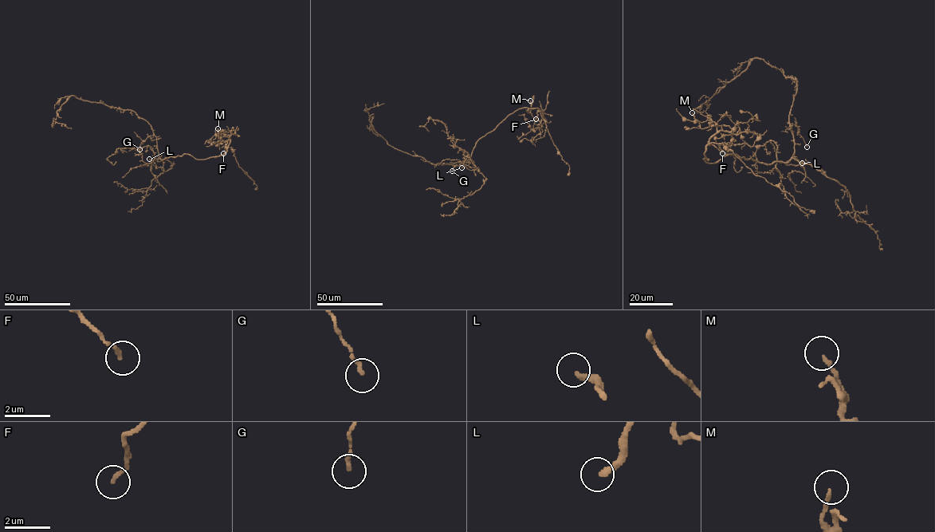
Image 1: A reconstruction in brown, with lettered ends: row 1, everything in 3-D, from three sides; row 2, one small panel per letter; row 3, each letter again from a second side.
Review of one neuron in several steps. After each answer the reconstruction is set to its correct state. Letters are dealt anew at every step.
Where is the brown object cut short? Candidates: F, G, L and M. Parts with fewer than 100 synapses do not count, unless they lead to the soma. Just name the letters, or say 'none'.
L

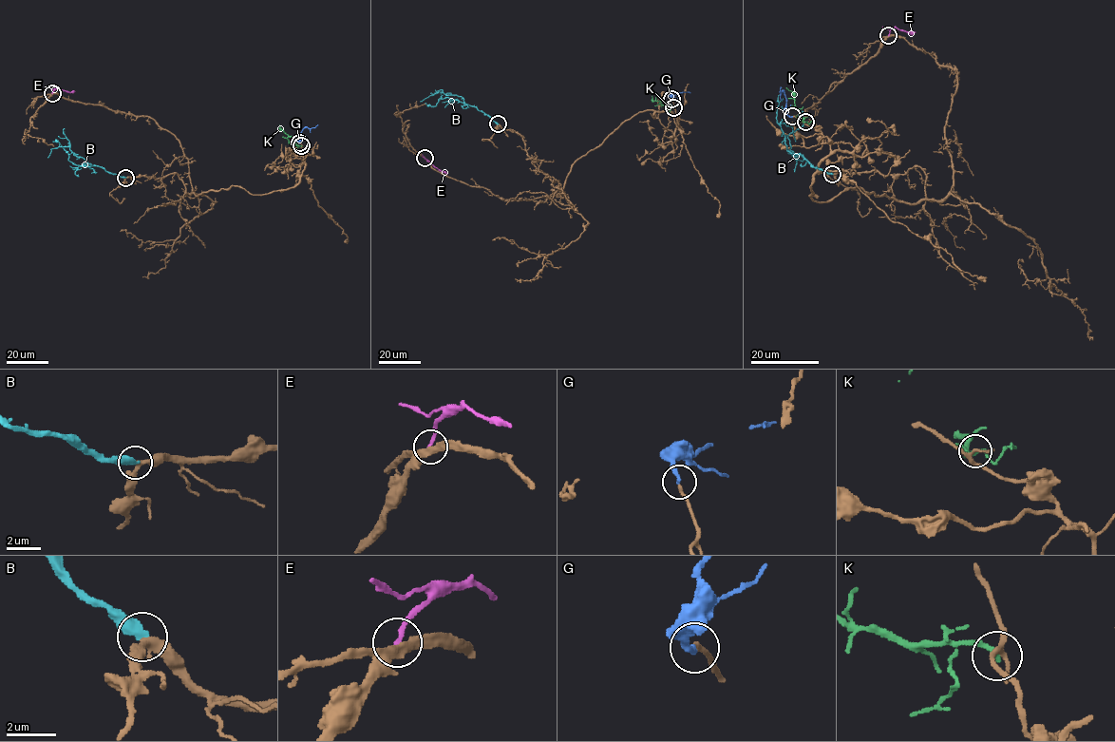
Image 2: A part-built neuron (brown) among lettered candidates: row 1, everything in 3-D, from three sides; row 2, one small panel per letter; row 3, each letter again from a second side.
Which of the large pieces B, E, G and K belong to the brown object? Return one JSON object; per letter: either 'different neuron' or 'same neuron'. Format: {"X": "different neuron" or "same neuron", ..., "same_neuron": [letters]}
{"B": "same neuron", "E": "different neuron", "G": "same neuron", "K": "different neuron", "same_neuron": ["B", "G"]}

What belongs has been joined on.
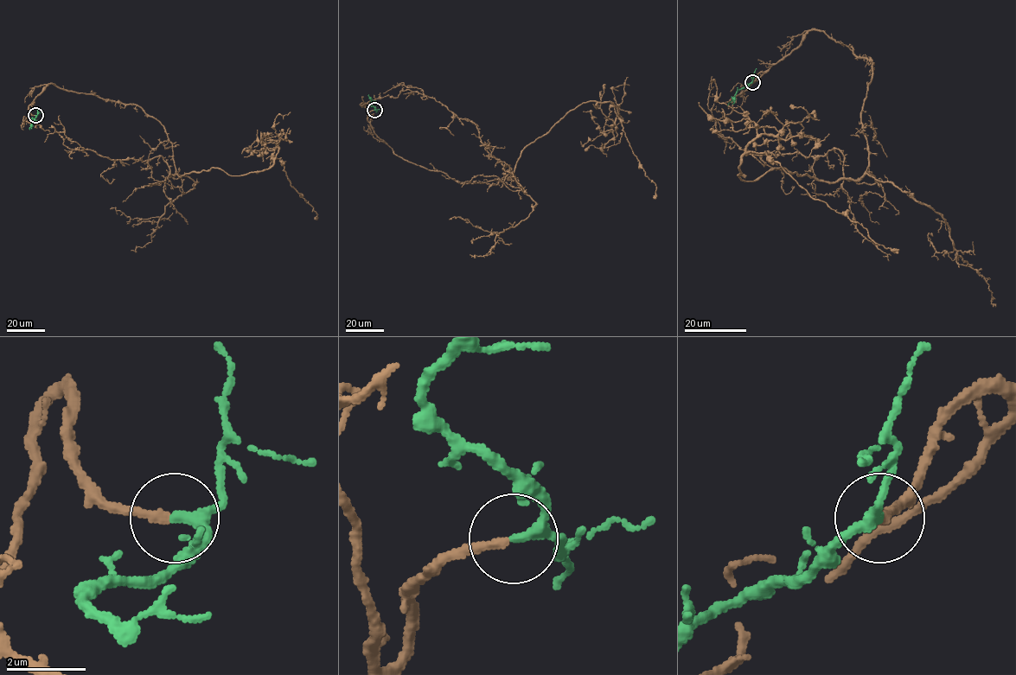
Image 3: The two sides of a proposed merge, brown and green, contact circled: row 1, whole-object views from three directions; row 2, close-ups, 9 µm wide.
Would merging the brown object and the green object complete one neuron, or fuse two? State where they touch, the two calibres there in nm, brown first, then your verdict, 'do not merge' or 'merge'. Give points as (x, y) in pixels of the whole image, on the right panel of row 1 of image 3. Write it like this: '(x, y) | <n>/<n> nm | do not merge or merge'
(752, 82) | 240/240 nm | merge

